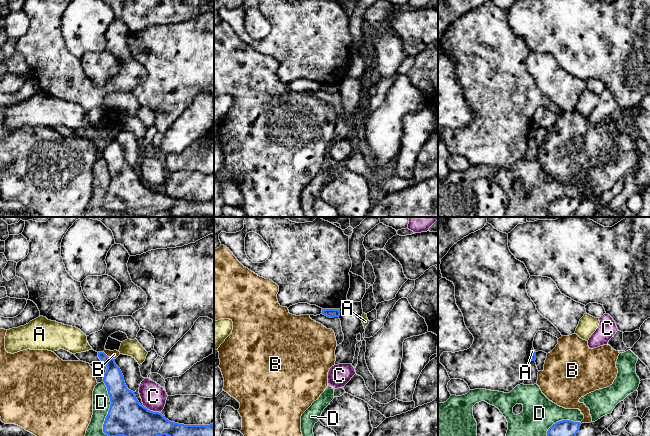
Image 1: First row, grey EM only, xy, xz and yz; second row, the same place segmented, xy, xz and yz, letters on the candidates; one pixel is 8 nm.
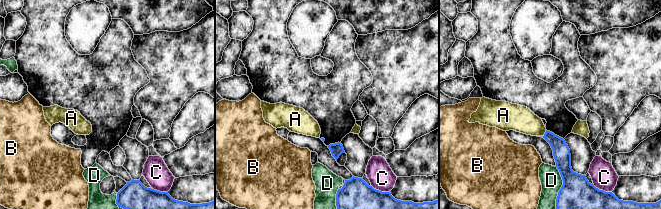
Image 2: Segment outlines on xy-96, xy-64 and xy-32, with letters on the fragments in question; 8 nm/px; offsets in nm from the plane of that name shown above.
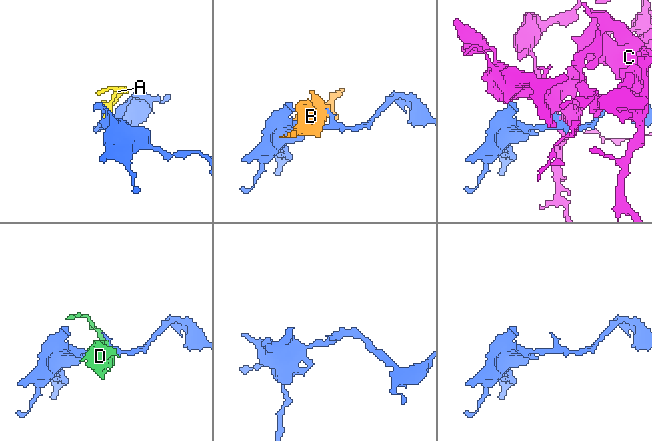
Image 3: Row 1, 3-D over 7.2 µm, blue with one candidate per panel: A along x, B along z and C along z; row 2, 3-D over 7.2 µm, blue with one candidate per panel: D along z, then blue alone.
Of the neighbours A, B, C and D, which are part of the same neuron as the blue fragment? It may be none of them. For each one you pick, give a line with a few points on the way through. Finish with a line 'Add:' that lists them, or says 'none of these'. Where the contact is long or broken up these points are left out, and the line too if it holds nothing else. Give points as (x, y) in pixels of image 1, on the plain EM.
Add: none of these

